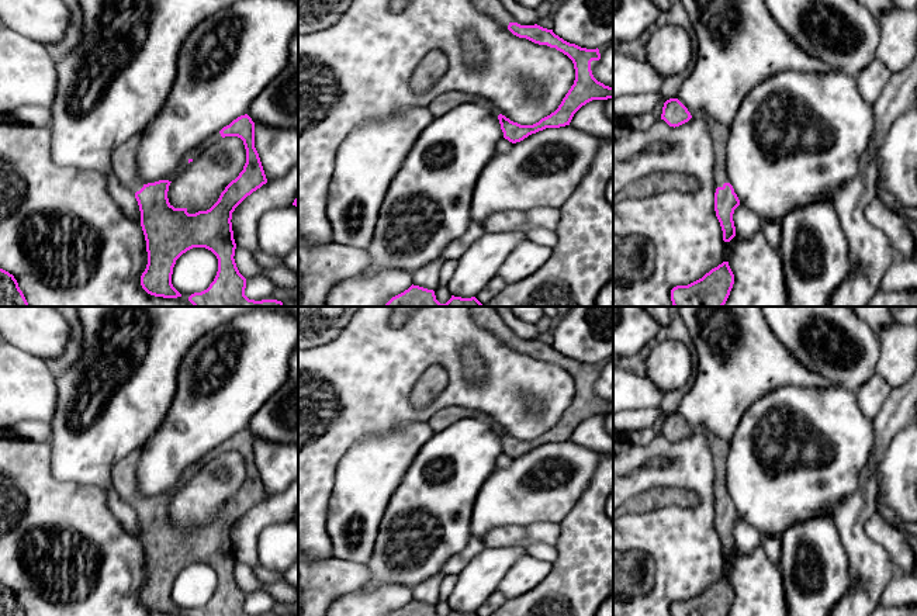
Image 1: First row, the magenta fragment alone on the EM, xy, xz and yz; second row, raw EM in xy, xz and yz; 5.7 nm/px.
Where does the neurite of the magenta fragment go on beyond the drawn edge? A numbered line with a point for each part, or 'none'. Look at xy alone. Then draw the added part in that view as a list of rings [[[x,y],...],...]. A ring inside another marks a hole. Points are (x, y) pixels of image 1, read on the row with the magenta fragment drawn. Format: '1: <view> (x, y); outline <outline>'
1: xy (124, 158); outline [[[141,132],[121,143],[111,156],[111,166],[121,184],[134,194],[143,187],[138,174],[136,152],[141,145]]]

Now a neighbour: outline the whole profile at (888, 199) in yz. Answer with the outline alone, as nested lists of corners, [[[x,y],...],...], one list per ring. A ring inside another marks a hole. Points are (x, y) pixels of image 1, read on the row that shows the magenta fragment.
[[[886,190],[878,191],[878,198],[892,211],[903,207],[899,198]]]

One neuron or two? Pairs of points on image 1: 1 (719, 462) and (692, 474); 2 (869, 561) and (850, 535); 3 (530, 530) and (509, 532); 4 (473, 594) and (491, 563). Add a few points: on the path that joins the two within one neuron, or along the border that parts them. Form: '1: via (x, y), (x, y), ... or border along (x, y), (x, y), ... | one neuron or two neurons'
1: border along (706, 435), (715, 470), (713, 498) | two neurons
2: via (862, 554), (855, 542) | one neuron
3: border along (523, 526), (523, 537), (518, 543), (495, 546) | two neurons
4: via (474, 587), (485, 570) | one neuron

